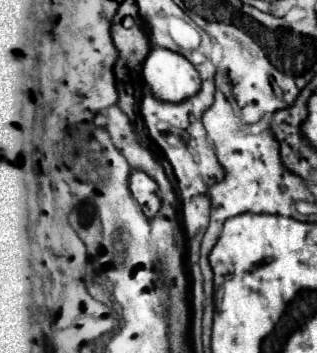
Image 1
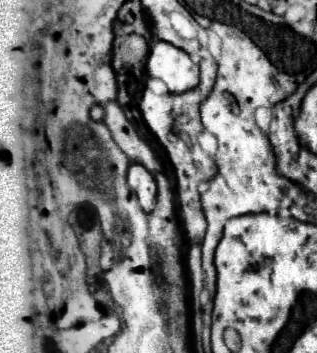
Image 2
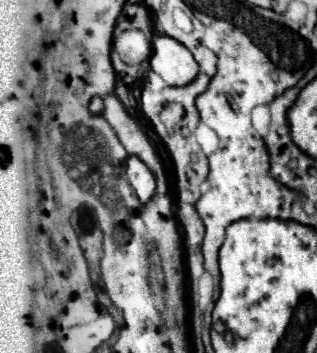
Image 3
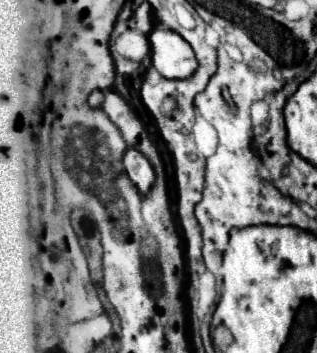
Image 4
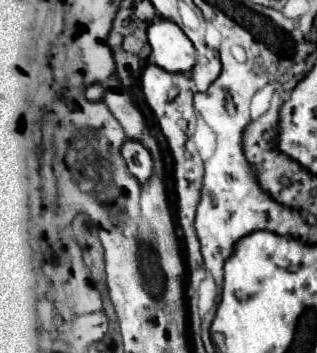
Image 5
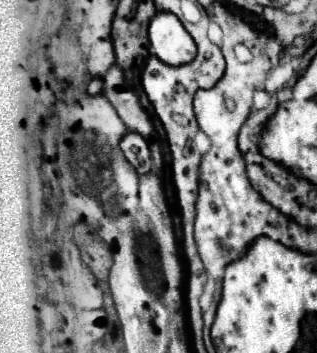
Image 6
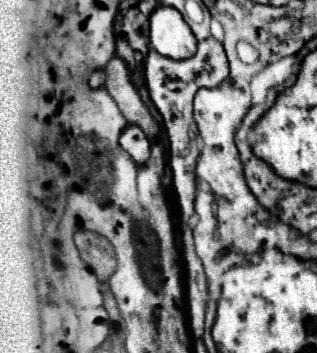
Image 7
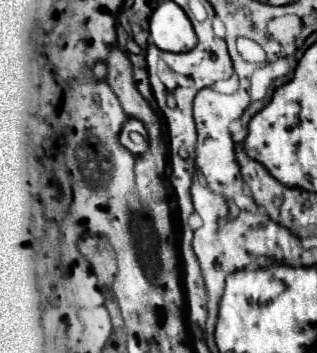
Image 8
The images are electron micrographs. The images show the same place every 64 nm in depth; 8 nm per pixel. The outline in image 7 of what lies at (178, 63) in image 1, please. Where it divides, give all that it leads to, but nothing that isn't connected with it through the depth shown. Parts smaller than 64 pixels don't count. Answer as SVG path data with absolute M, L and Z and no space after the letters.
M158 6L150 16L150 46L172 60L186 60L196 54L196 38L180 12Z

